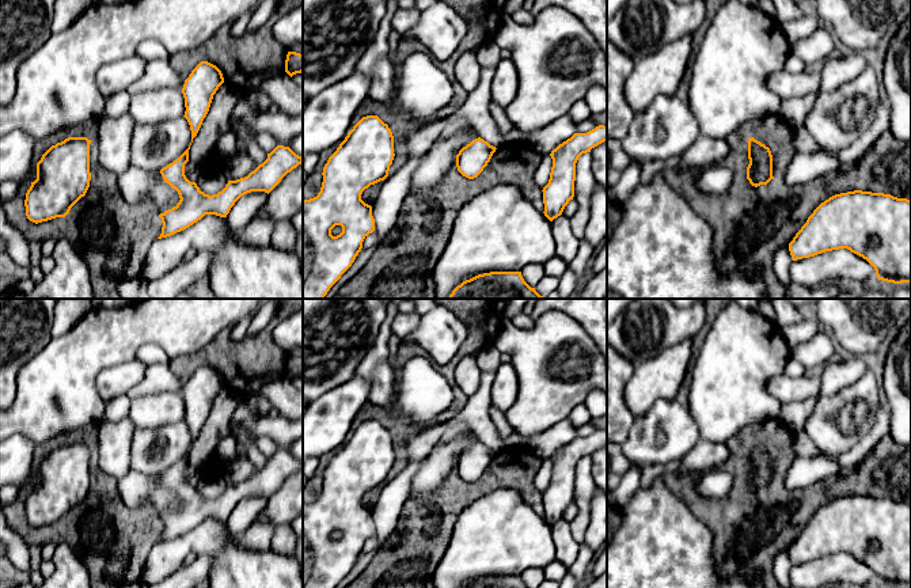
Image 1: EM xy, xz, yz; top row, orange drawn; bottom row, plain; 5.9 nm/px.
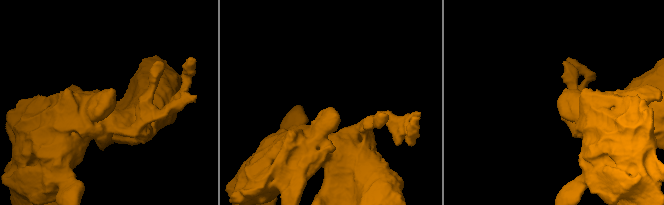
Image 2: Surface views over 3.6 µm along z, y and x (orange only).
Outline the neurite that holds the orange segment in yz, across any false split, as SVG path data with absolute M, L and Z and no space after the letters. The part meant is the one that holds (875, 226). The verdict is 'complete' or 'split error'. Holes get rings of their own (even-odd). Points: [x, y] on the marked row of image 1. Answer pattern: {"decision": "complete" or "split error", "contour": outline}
{"decision": "complete", "contour": "M854 190L821 202L789 243L793 261L847 249L866 259L878 280L911 282L911 201L891 194Z"}

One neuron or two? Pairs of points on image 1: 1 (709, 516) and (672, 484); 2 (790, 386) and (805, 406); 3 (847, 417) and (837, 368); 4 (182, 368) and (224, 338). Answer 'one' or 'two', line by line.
1: one
2: two
3: two
4: one

